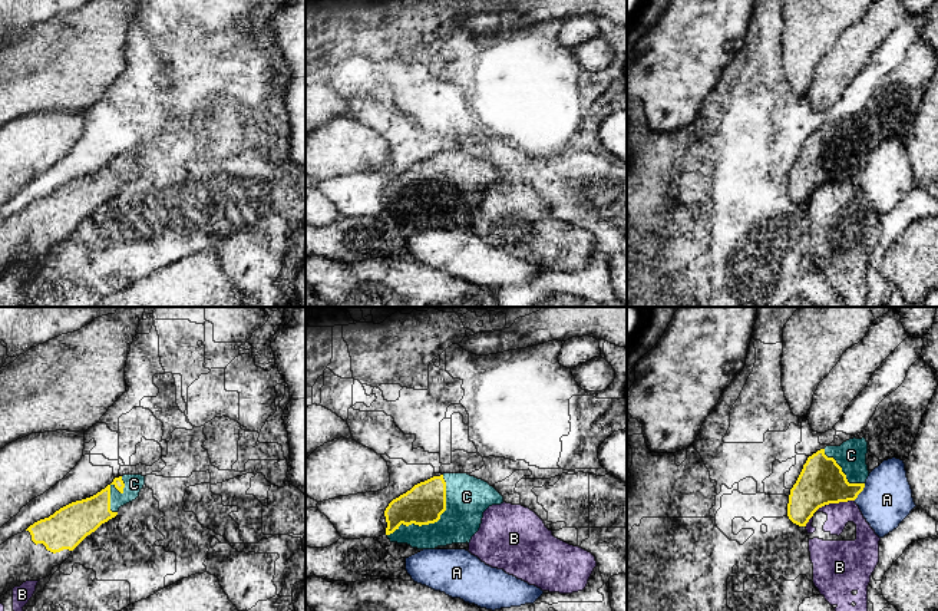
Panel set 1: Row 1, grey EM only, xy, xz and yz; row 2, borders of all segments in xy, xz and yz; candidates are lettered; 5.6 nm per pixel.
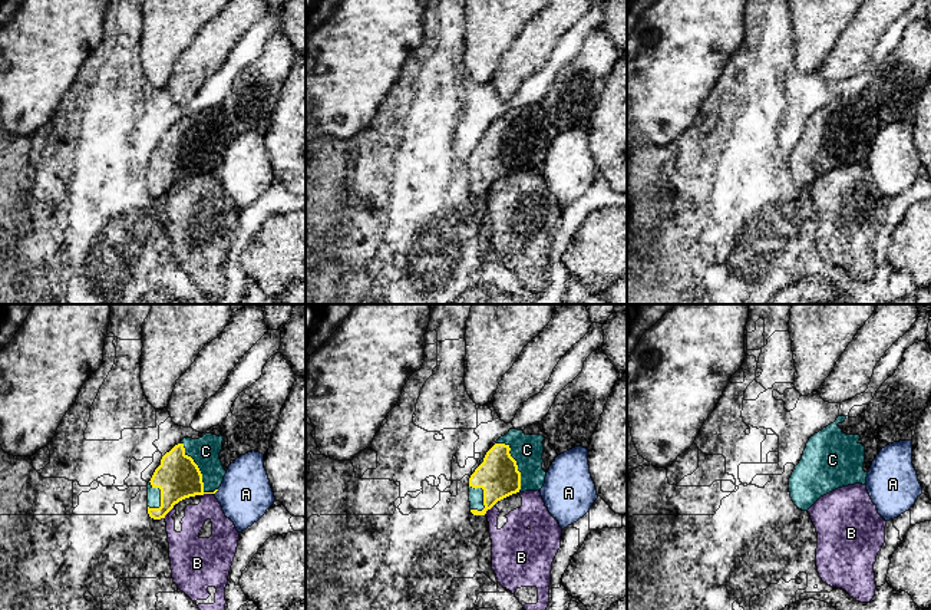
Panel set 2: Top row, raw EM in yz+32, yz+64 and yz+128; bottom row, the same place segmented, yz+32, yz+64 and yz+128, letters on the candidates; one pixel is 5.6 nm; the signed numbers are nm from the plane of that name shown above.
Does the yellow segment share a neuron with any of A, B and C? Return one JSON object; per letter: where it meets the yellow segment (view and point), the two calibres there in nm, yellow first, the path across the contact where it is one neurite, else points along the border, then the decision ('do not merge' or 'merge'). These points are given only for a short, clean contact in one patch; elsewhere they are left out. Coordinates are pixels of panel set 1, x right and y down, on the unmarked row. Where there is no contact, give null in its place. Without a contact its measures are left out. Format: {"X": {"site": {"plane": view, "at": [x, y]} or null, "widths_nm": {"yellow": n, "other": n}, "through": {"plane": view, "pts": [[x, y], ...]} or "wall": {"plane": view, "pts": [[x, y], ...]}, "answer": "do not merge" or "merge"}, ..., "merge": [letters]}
{"A": {"site": {"plane": "yz", "at": [861, 169]}, "widths_nm": {"yellow": 260, "other": 280}, "answer": "do not merge"}, "B": {"site": {"plane": "yz", "at": [836, 181]}, "widths_nm": {"yellow": 260, "other": 130}, "answer": "do not merge"}, "C": {"site": {"plane": "xz", "at": [435, 200]}, "widths_nm": {"yellow": 220, "other": 240}, "answer": "merge"}, "merge": ["C"]}

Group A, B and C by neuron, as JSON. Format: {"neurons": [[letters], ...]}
{"neurons": [["A"], ["B"], ["C"]]}

